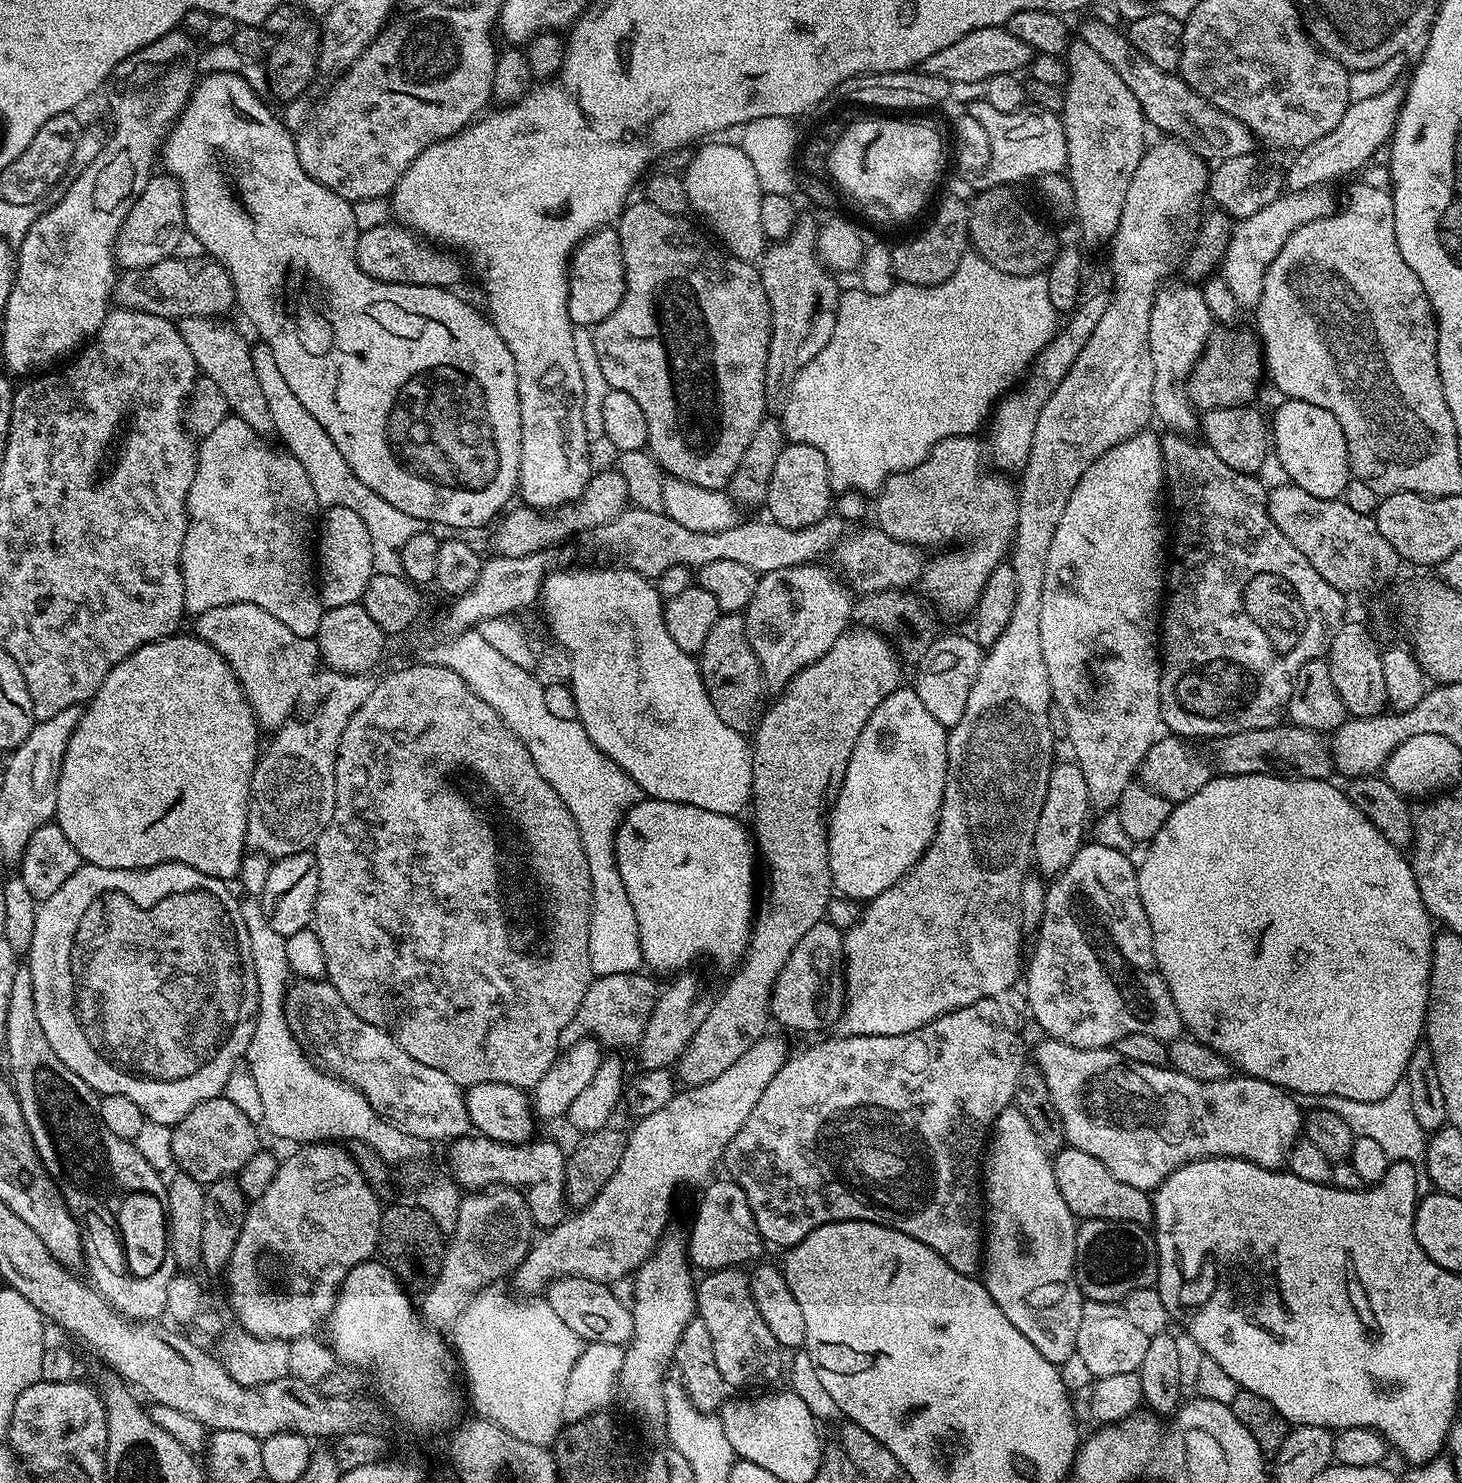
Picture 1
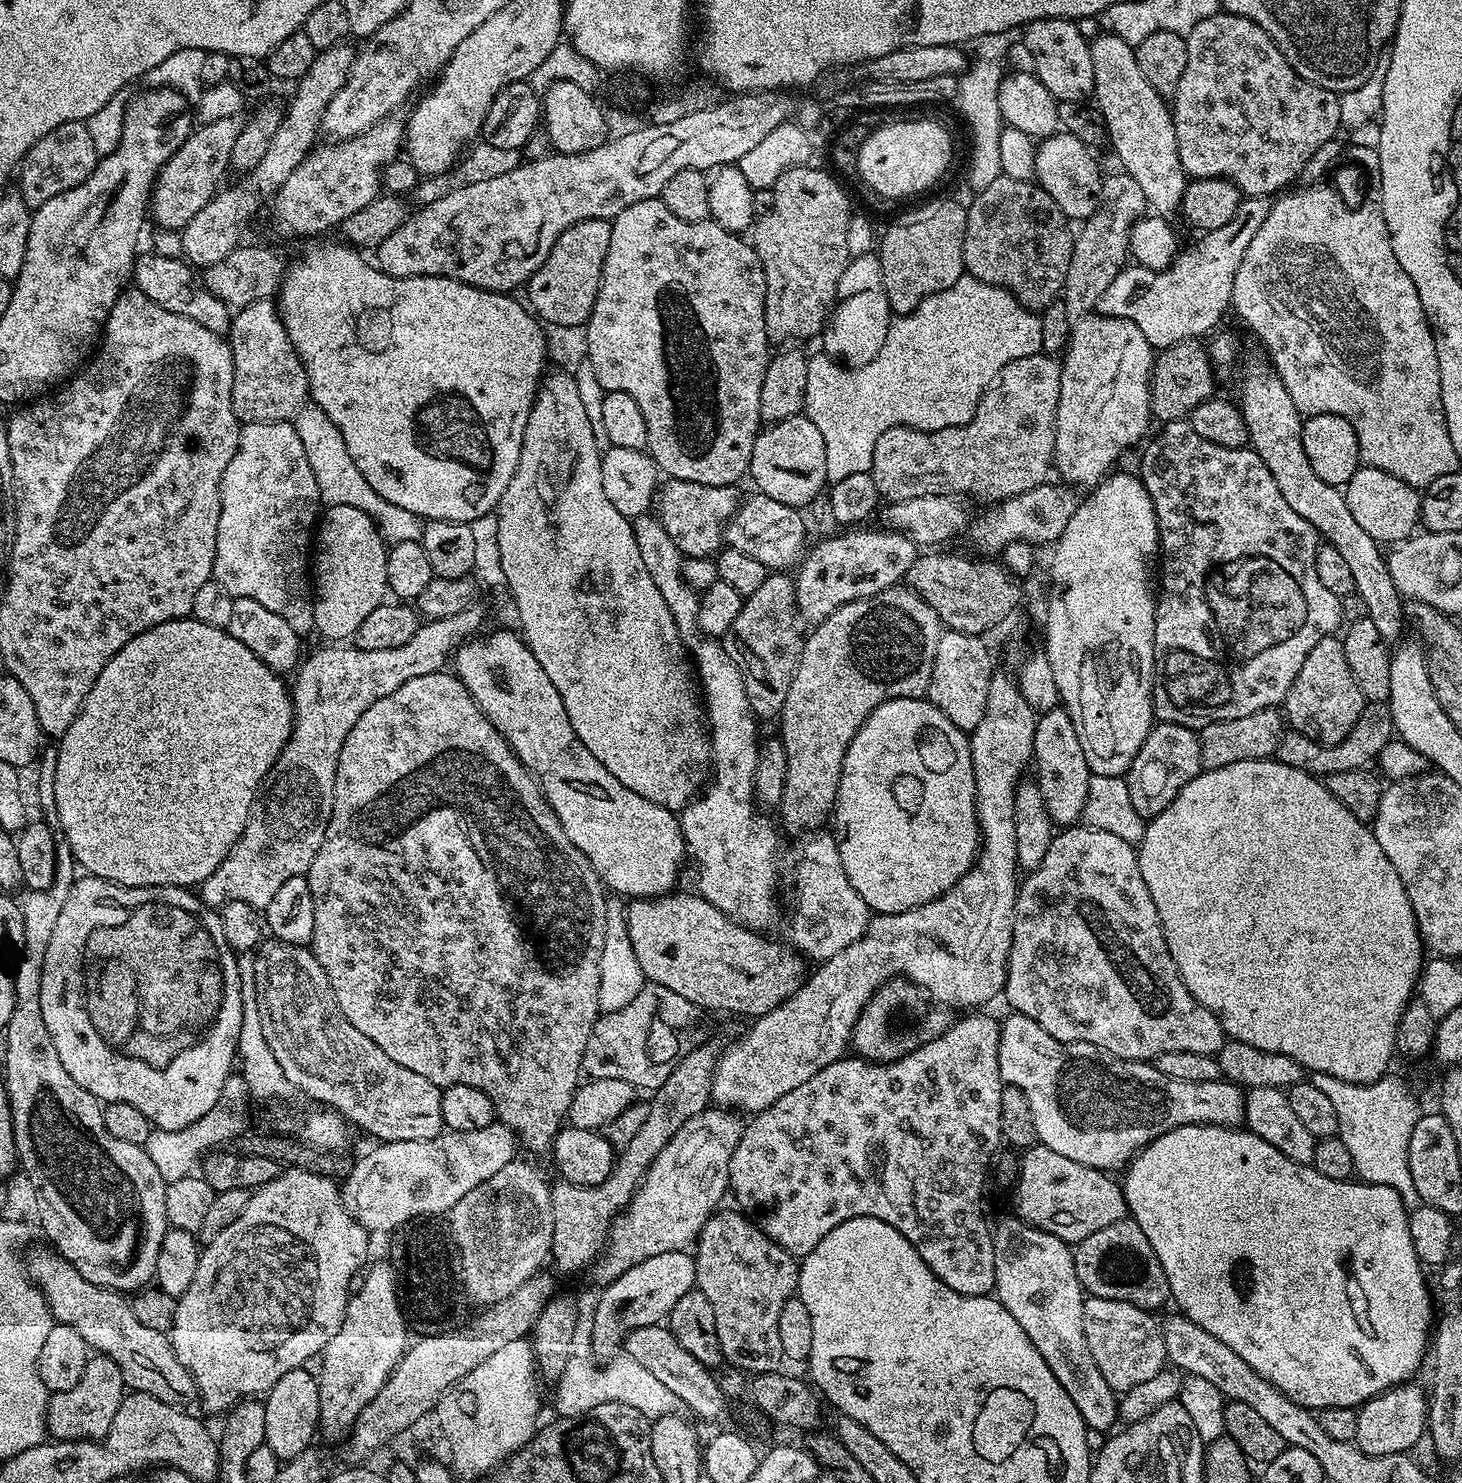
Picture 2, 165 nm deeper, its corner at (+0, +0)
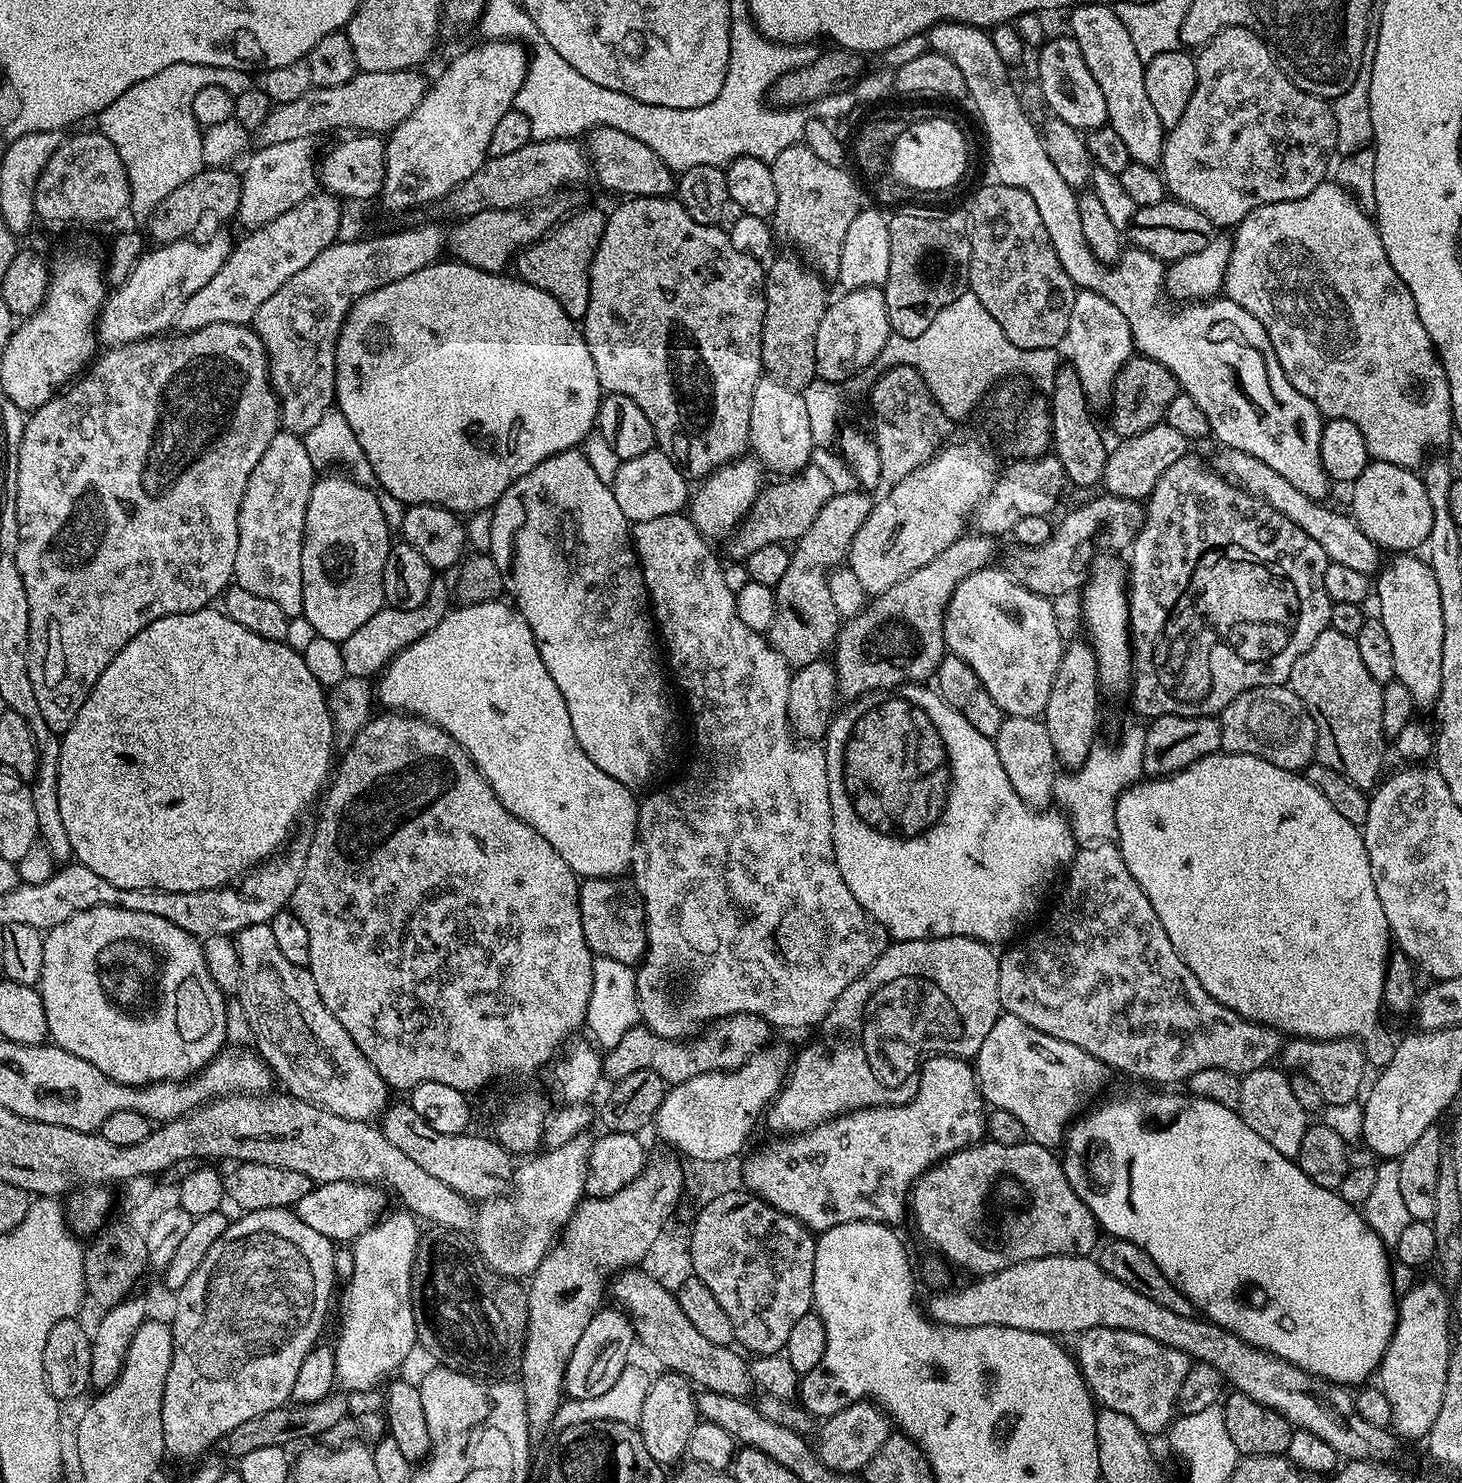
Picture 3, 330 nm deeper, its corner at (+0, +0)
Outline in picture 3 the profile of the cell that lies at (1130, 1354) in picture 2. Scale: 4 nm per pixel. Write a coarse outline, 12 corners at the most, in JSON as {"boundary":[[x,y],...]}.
{"boundary":[[1121,1328],[1079,1333],[1104,1408],[1146,1434],[1178,1412],[1187,1354]]}

